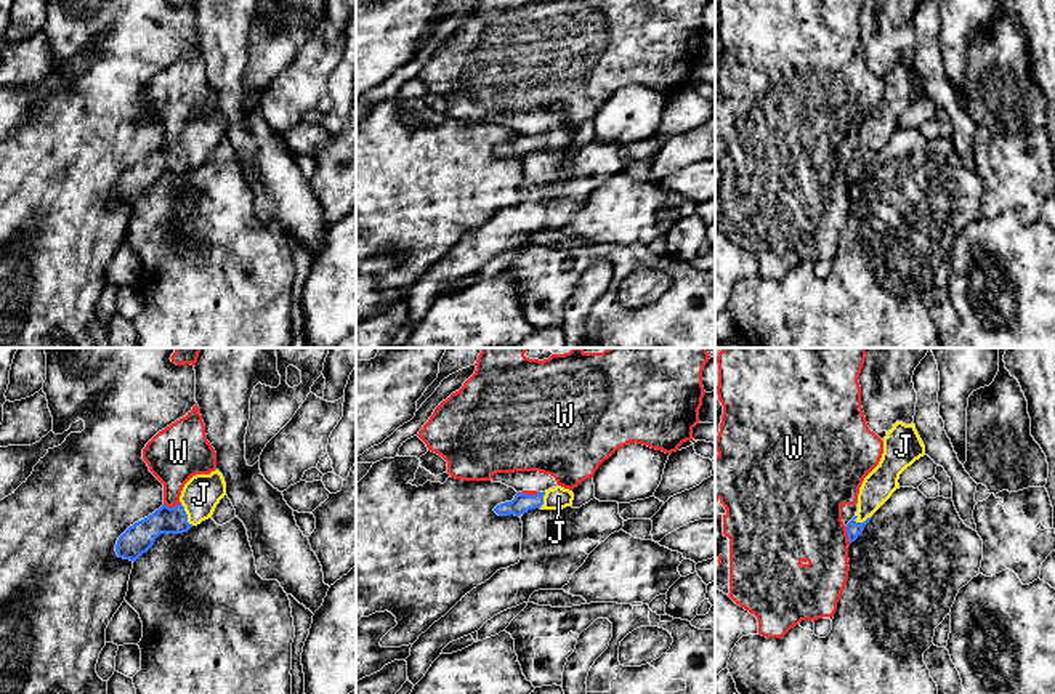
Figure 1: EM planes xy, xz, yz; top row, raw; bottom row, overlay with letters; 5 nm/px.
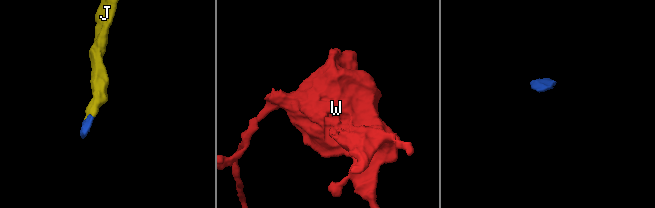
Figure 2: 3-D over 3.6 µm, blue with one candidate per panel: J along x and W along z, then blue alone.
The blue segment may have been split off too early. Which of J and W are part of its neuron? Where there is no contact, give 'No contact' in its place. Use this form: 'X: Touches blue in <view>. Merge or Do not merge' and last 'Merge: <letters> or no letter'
J: Touches blue in xy. Merge
W: Touches blue in xy. Do not merge
Merge: J

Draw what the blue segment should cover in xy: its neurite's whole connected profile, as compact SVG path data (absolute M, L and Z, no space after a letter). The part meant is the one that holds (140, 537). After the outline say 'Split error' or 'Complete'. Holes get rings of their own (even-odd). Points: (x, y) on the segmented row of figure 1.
M218 470L210 474L192 476L181 490L180 505L170 508L164 503L119 537L117 556L135 563L154 545L160 534L183 534L212 518L224 495L226 482Z. Split error

